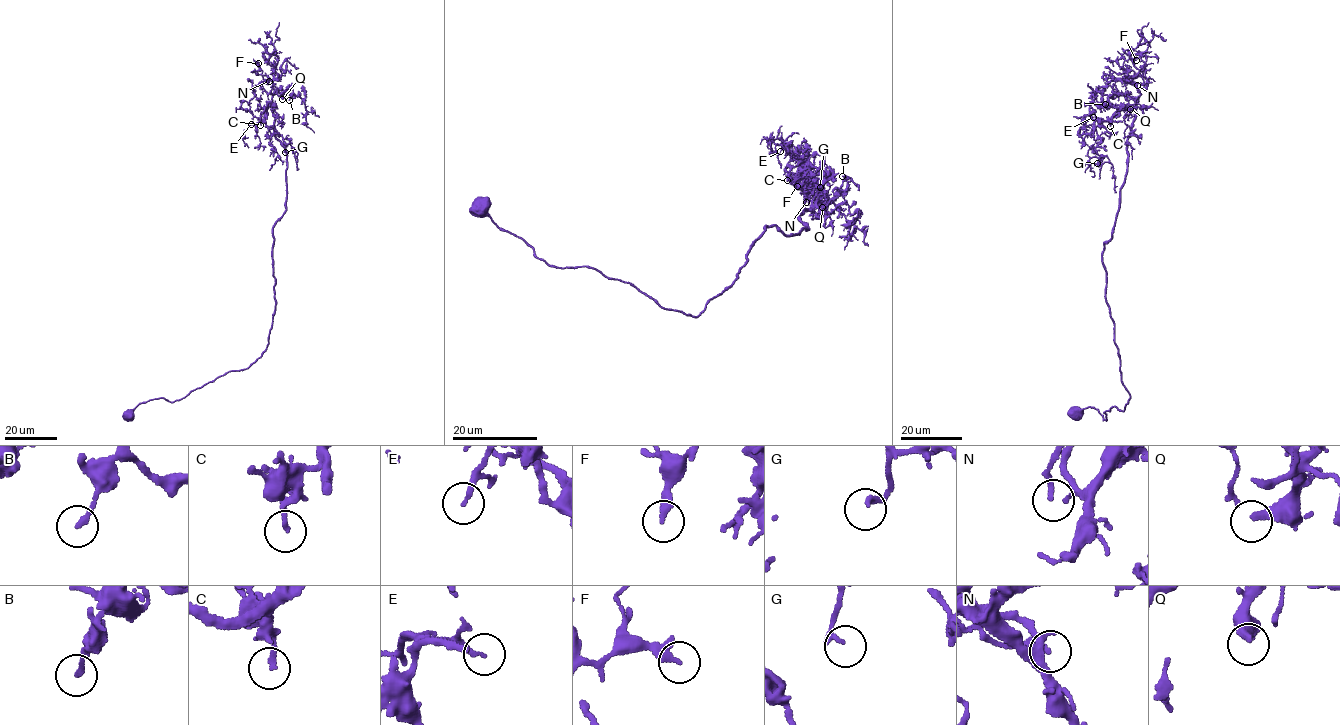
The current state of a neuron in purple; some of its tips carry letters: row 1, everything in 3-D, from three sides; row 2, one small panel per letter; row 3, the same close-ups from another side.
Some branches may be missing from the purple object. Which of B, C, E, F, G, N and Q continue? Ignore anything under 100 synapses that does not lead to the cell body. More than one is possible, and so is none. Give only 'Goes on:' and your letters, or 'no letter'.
Goes on: Q

